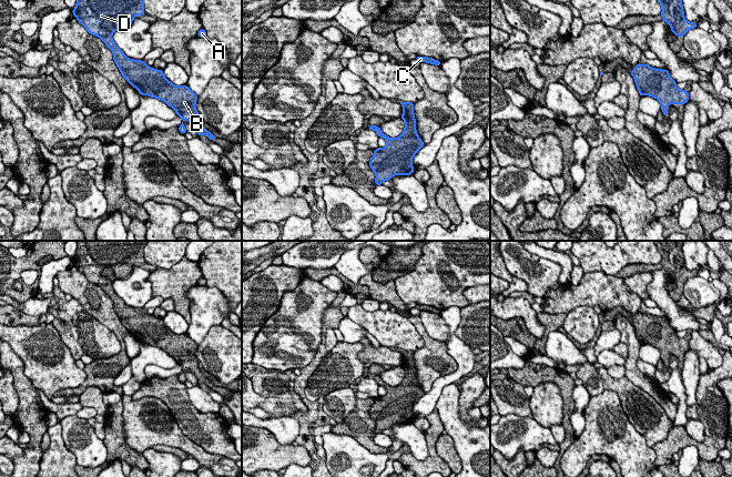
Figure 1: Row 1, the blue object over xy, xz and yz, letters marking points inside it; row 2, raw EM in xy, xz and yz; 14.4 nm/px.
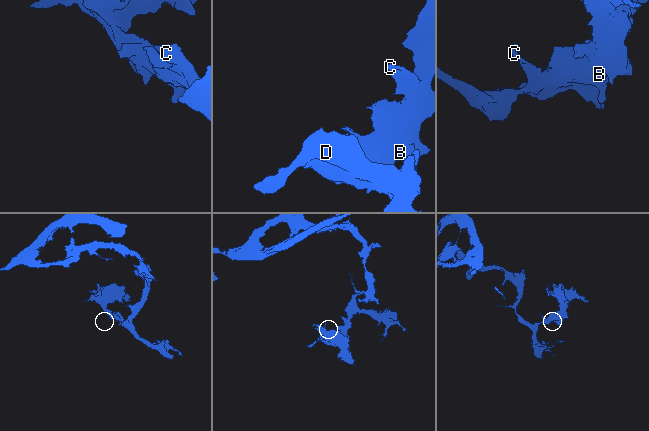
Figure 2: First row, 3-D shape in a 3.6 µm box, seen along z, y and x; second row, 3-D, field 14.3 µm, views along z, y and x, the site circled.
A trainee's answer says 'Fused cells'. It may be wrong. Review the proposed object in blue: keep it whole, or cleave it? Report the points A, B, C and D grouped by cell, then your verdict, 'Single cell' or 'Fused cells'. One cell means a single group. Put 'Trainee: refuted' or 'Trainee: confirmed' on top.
Trainee: refuted
Groups: A B C D. Single cell

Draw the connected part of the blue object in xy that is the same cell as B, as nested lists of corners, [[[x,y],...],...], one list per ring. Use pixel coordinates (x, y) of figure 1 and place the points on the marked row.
[[[77,0],[72,13],[89,33],[100,38],[113,52],[113,60],[121,71],[122,77],[129,84],[135,88],[141,95],[156,98],[165,102],[182,118],[183,122],[190,121],[194,124],[197,130],[197,136],[206,135],[210,140],[214,141],[216,136],[207,131],[199,120],[199,112],[195,108],[197,95],[187,85],[174,85],[165,78],[163,70],[150,68],[143,60],[139,61],[128,58],[112,39],[112,34],[116,30],[126,30],[136,16],[145,14],[143,3],[144,0]]]

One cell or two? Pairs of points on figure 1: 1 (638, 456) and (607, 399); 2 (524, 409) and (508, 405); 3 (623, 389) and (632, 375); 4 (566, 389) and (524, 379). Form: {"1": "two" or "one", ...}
{"1": "one", "2": "one", "3": "two", "4": "one"}

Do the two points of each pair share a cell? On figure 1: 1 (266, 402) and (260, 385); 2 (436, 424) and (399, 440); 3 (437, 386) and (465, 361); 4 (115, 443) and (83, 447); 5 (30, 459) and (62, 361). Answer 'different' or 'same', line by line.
1: different
2: different
3: same
4: different
5: different

